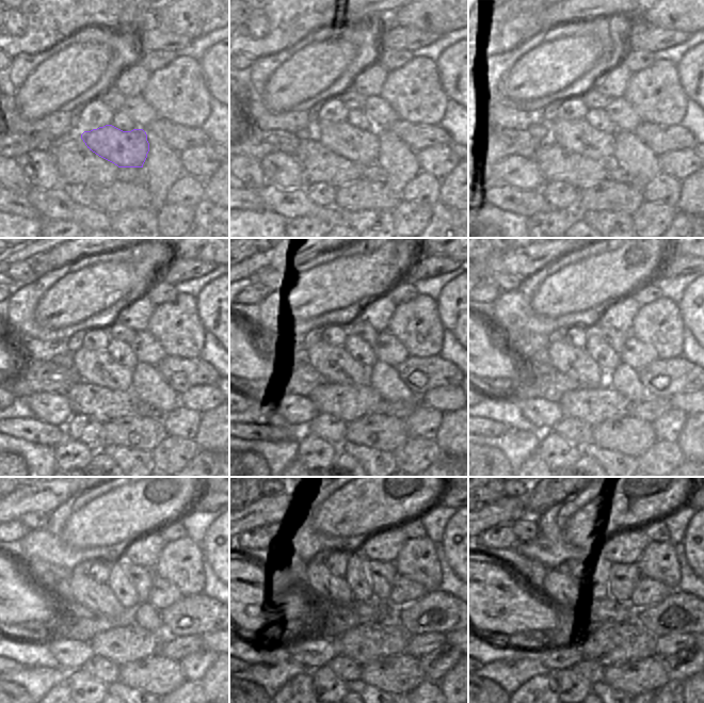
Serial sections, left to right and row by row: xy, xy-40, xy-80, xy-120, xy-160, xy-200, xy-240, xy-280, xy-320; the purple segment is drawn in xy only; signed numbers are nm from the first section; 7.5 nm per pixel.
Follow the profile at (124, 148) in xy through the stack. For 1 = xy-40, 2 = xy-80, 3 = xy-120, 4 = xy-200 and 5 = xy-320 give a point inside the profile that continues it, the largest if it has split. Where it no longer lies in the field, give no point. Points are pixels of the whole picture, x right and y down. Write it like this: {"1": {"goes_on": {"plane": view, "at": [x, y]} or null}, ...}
{"1": {"goes_on": {"plane": "xy-40", "at": [351, 143]}}, "2": {"goes_on": {"plane": "xy-80", "at": [578, 137]}}, "3": {"goes_on": {"plane": "xy-120", "at": [96, 366]}}, "4": {"goes_on": {"plane": "xy-200", "at": [574, 362]}}, "5": {"goes_on": {"plane": "xy-320", "at": [561, 589]}}}

